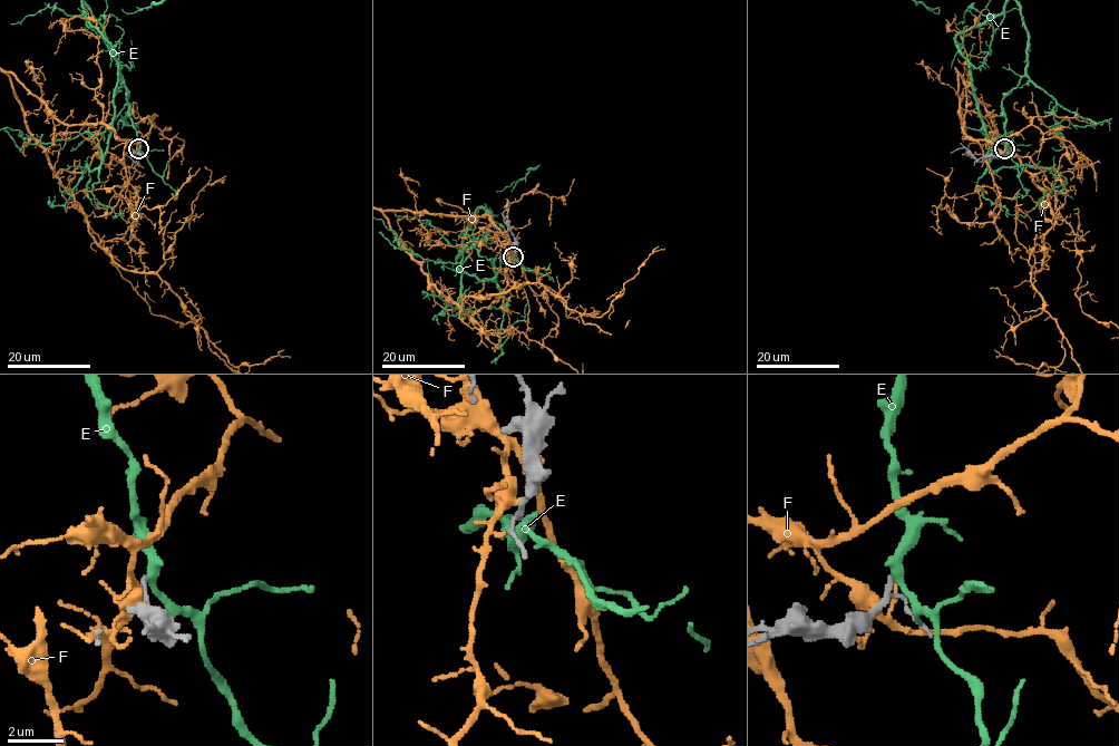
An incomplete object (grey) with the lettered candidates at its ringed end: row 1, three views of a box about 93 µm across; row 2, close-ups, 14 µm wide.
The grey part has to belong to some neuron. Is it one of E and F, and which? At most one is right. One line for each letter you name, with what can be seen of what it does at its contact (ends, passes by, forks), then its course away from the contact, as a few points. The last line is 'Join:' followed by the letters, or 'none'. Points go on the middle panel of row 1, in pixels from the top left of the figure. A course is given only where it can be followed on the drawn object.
Join: none

